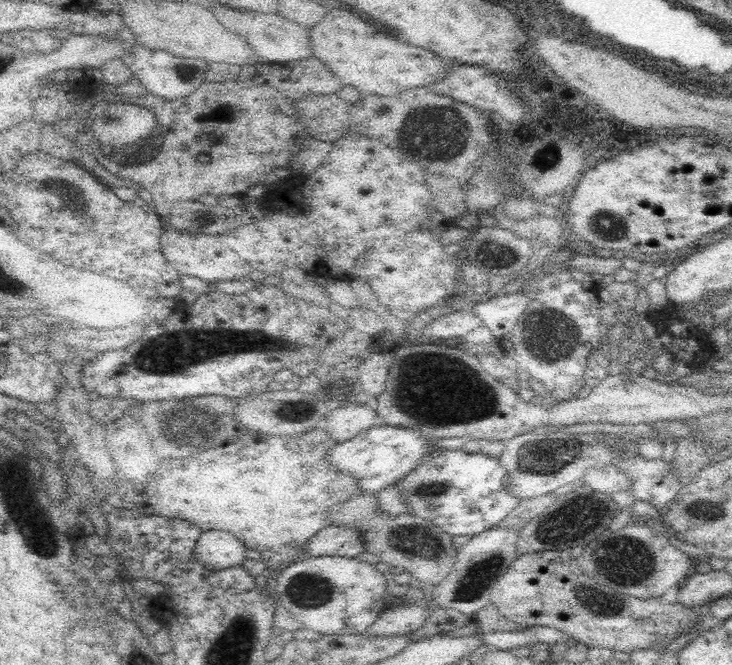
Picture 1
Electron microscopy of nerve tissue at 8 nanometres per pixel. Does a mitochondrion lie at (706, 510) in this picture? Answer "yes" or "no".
yes

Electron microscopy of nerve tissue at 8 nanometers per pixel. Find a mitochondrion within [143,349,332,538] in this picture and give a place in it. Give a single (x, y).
(187, 423)

